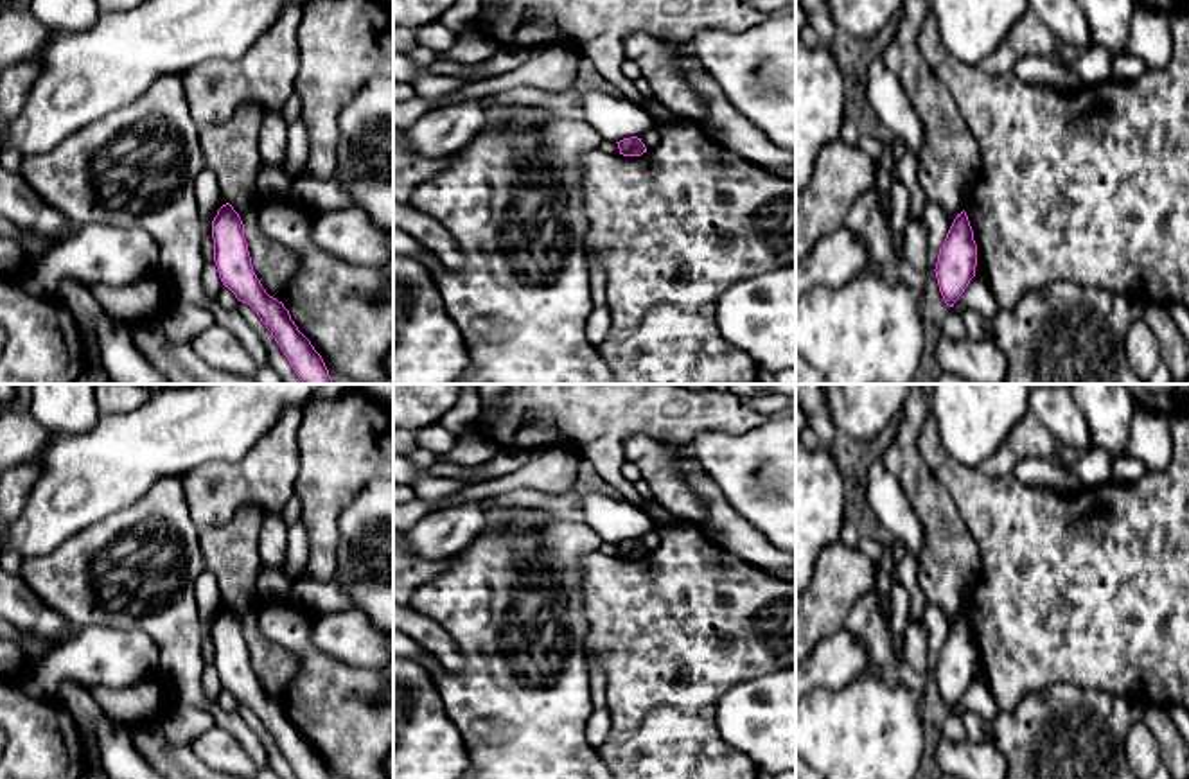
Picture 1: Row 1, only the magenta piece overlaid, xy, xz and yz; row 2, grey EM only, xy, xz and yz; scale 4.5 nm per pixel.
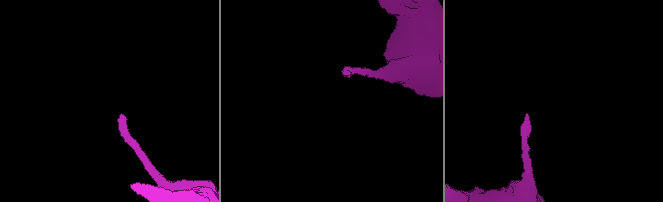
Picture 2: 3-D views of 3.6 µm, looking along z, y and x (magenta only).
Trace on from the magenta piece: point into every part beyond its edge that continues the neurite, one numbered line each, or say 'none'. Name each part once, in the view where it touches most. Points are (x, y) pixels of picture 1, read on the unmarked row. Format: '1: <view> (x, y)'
none

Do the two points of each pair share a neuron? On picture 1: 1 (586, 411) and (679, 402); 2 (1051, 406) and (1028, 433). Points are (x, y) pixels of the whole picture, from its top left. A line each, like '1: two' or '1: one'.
1: one
2: two

